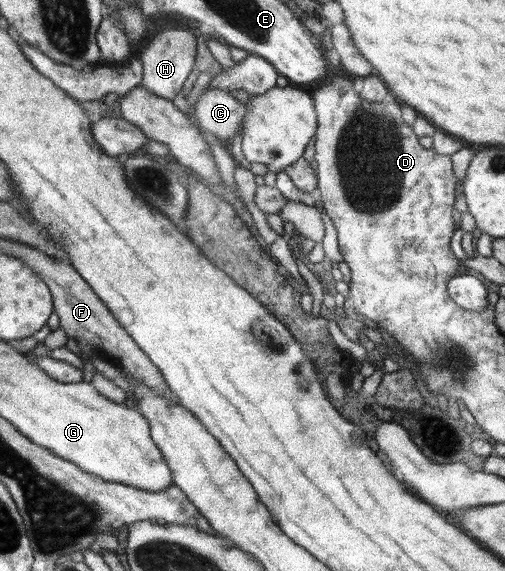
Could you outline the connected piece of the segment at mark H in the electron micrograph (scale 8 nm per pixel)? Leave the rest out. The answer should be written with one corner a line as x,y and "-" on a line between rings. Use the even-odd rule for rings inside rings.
168,29
162,33
156,33
156,37
148,43
141,57
143,76
140,85
146,91
172,102
172,99
181,93
186,79
193,71
192,67
196,61
196,37
188,29

